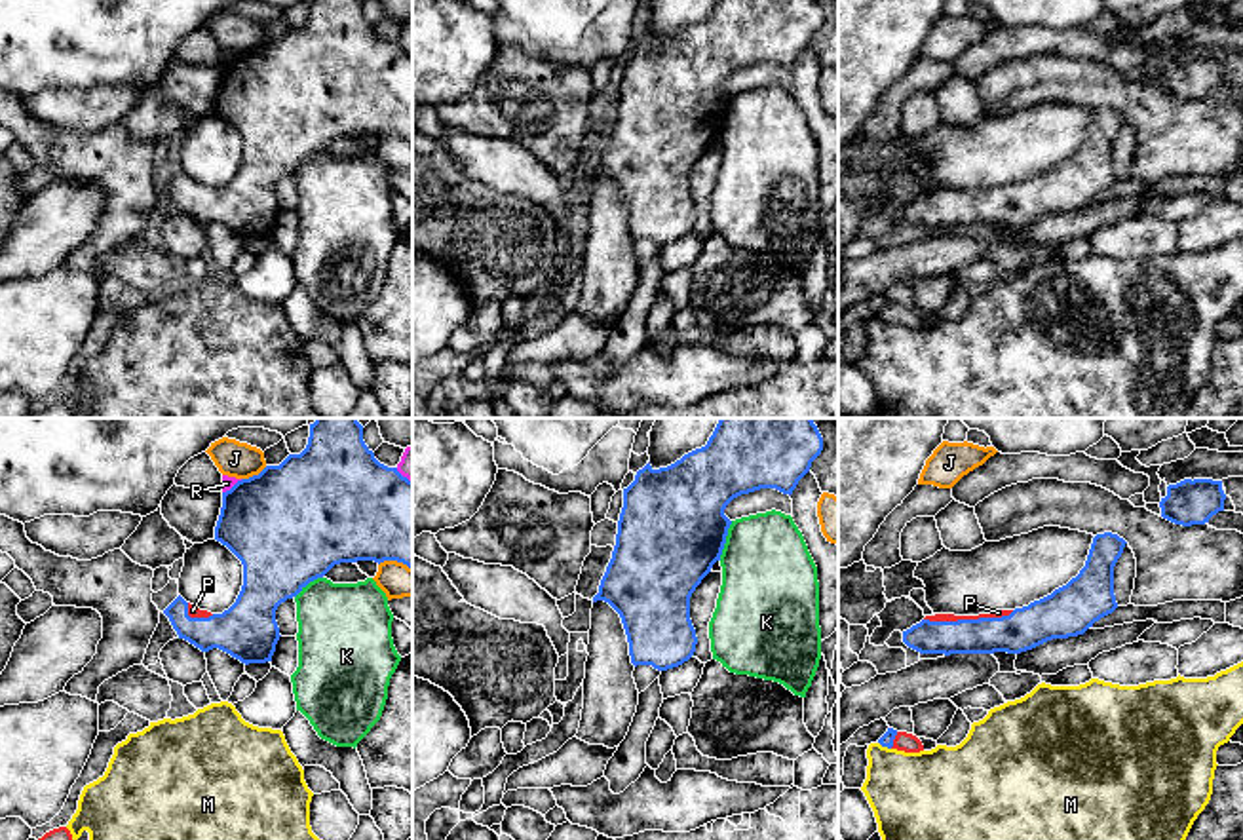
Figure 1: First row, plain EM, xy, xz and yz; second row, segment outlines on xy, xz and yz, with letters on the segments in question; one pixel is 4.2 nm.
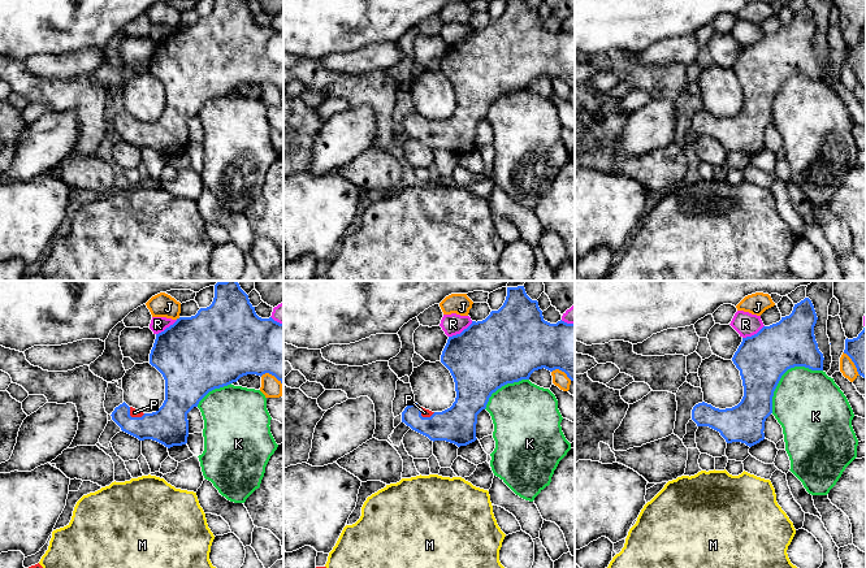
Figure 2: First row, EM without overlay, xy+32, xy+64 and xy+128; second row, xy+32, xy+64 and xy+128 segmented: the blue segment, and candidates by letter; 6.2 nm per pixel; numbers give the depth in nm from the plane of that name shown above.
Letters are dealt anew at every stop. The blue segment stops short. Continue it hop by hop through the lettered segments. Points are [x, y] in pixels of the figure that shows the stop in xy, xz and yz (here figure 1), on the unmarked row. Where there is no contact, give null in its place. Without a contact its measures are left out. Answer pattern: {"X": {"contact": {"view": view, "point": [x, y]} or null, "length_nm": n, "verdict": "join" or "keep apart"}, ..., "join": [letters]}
{"J": {"contact": {"view": "xy", "point": [253, 50]}, "length_nm": 130, "verdict": "keep apart"}, "K": {"contact": {"view": "xz", "point": [725, 114]}, "length_nm": 180, "verdict": "keep apart"}, "M": {"contact": {"view": "yz", "point": [884, 320]}, "length_nm": 70, "verdict": "keep apart"}, "P": {"contact": {"view": "yz", "point": [968, 194]}, "length_nm": 380, "verdict": "join"}, "R": {"contact": {"view": "xy", "point": [234, 59]}, "length_nm": 110, "verdict": "keep apart"}, "join": ["P"]}

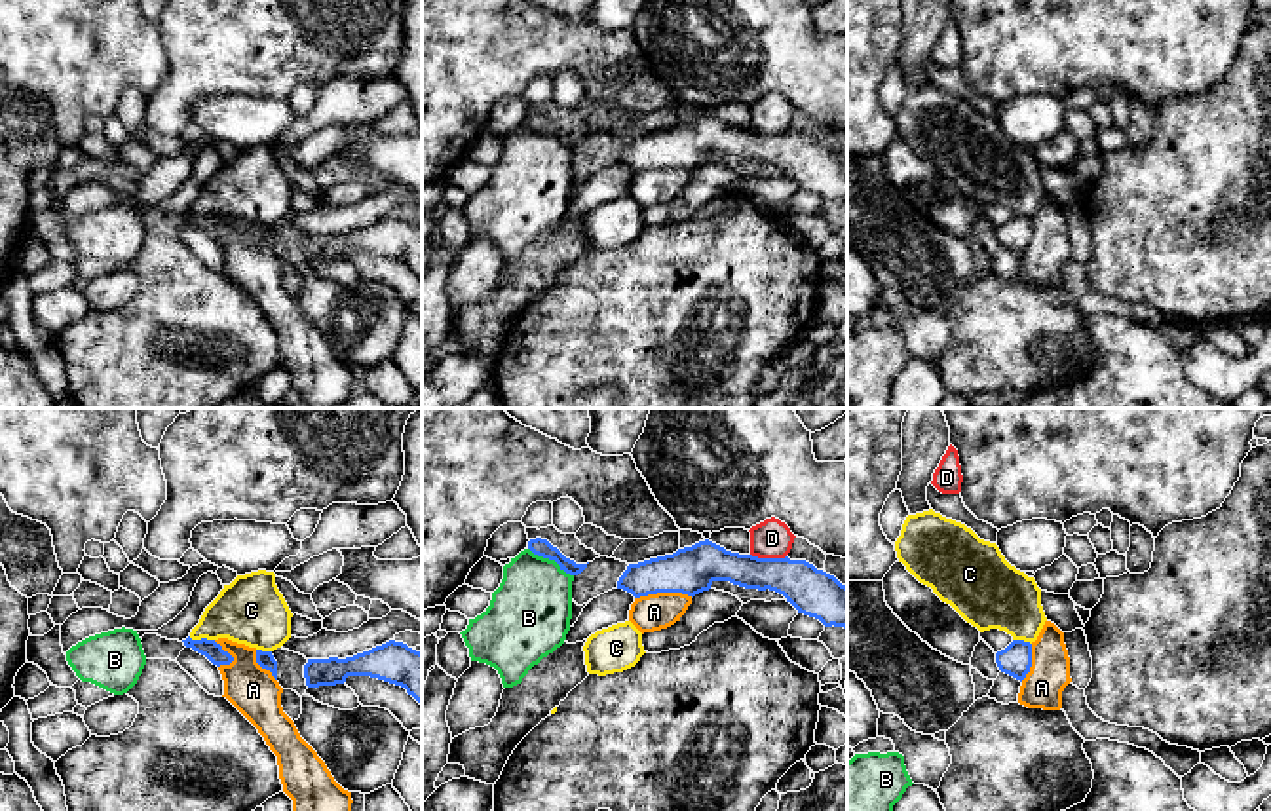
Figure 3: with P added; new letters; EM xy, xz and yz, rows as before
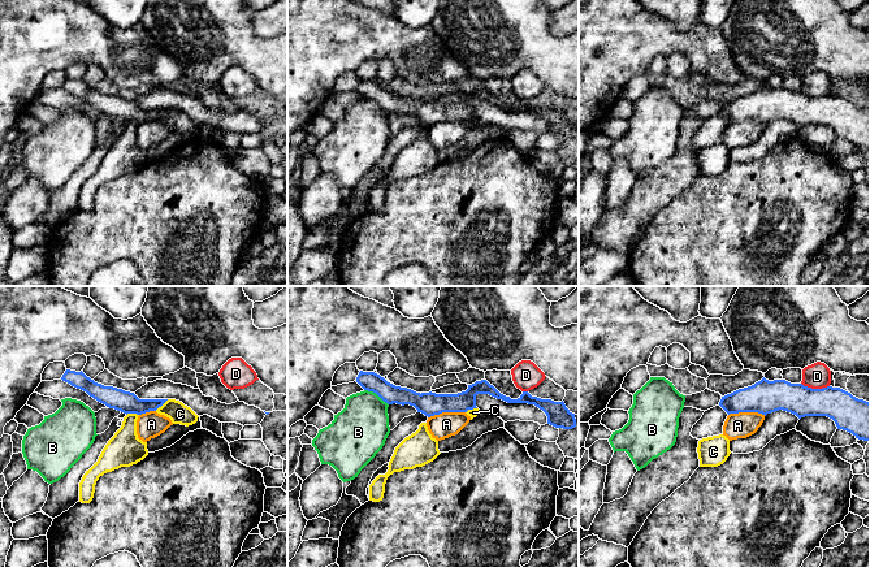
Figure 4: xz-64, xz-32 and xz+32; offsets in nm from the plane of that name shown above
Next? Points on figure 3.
{"A": {"contact": {"view": "xz", "point": [663, 166]}, "length_nm": 240, "verdict": "keep apart"}, "B": {"contact": {"view": "xz", "point": [551, 133]}, "length_nm": 220, "verdict": "keep apart"}, "C": {"contact": {"view": "xy", "point": [202, 213]}, "length_nm": 110, "verdict": "keep apart"}, "D": {"contact": {"view": "xz", "point": [768, 133]}, "length_nm": 150, "verdict": "keep apart"}, "join": []}

